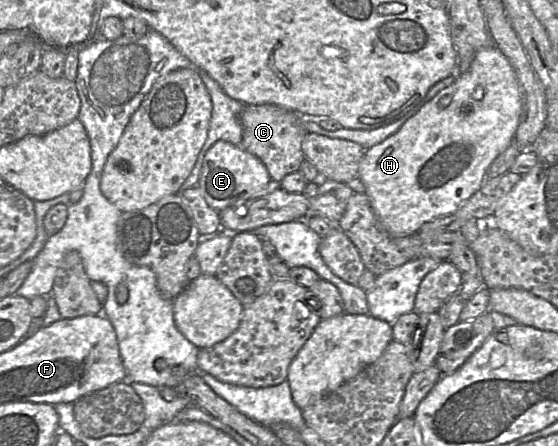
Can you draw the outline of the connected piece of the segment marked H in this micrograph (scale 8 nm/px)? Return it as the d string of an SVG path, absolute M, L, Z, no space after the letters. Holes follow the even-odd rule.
M495 45L479 50L475 54L468 70L459 73L451 85L439 91L430 101L423 104L419 110L405 121L396 133L389 136L381 143L365 150L359 164L358 177L365 186L365 194L369 197L372 208L382 227L393 237L405 237L417 233L424 223L436 217L455 212L467 199L481 188L486 178L487 170L492 162L513 142L518 128L521 110L522 99L518 81L508 59ZM478 85L484 87L484 96L482 99L475 99L473 97L473 93ZM464 106L469 107L470 111L468 113L463 112L462 108Z

